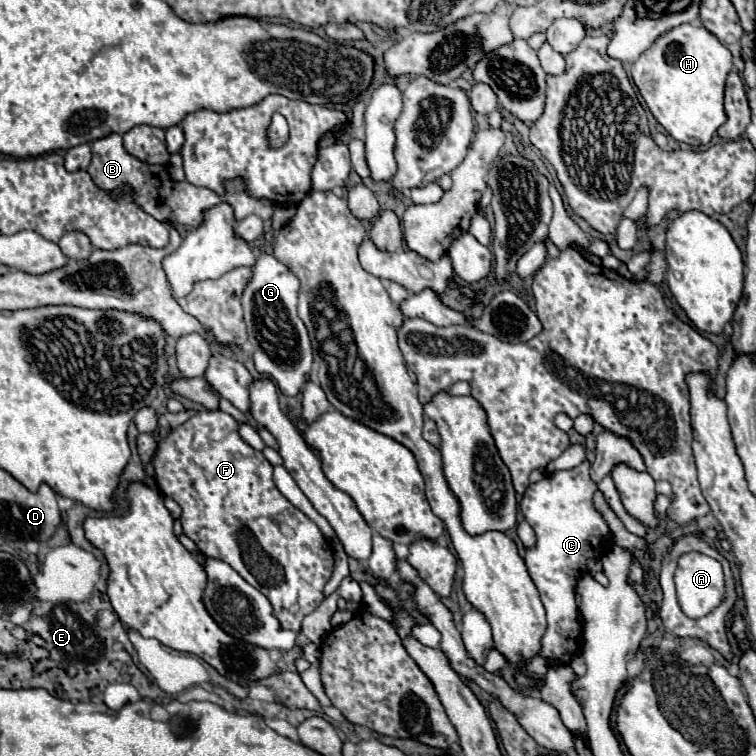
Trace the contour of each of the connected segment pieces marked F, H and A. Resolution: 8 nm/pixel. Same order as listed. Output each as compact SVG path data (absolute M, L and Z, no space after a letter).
M198 411L186 423L172 429L158 445L154 467L160 491L182 507L180 519L184 535L190 537L206 557L220 559L236 569L252 587L268 597L280 625L298 633L304 617L324 599L322 589L332 575L334 553L316 523L278 491L272 479L274 467L240 437L238 421L224 411Z
M684 23L678 25L664 35L656 39L656 43L640 55L640 59L634 61L632 65L632 79L634 85L638 87L642 99L646 101L648 109L652 111L654 119L680 143L686 145L708 145L712 137L716 135L718 127L726 123L728 115L724 111L724 85L726 77L732 69L732 53L702 25L698 23Z
M686 553L678 561L676 591L682 611L688 617L704 617L722 603L724 575L722 565L700 553Z

